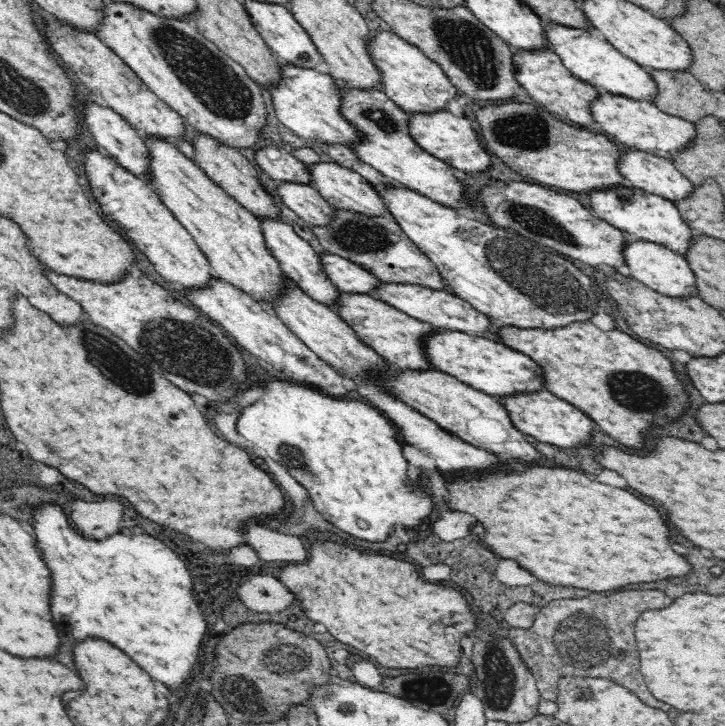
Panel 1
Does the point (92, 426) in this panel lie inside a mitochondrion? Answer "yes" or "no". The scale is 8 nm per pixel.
no

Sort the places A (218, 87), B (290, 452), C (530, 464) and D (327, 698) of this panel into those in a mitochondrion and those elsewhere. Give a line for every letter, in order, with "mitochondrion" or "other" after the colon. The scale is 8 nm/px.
A: mitochondrion
B: mitochondrion
C: other
D: mitochondrion

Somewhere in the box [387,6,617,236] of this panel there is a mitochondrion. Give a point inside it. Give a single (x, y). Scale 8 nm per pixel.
(467, 46)

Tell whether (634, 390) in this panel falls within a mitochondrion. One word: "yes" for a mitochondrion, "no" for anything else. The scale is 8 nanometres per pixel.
yes

